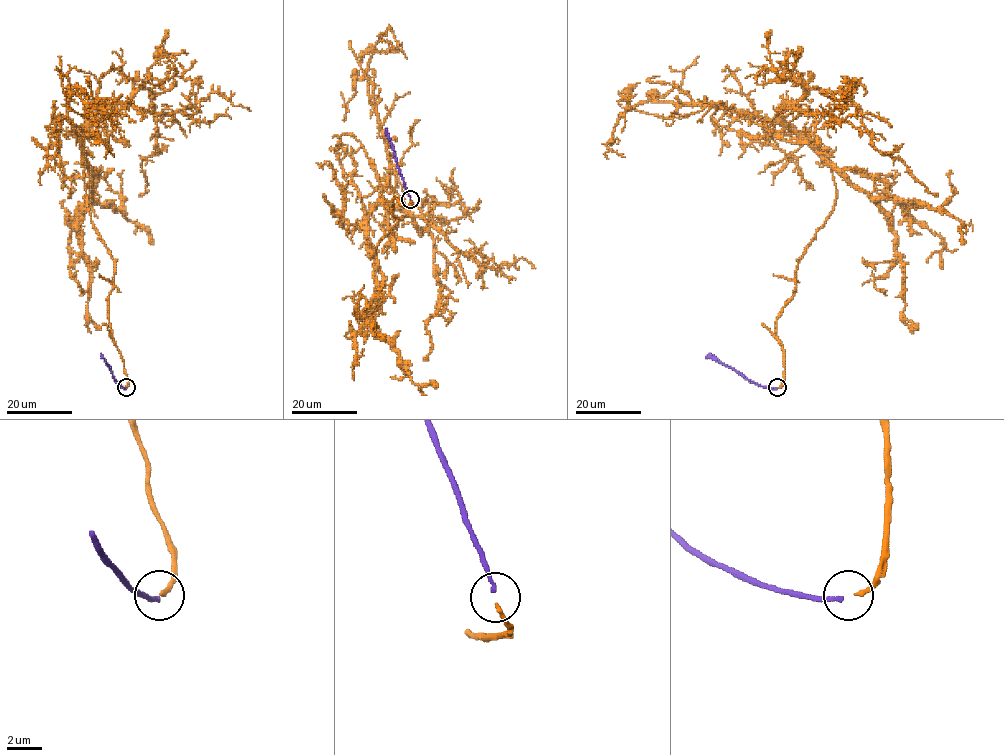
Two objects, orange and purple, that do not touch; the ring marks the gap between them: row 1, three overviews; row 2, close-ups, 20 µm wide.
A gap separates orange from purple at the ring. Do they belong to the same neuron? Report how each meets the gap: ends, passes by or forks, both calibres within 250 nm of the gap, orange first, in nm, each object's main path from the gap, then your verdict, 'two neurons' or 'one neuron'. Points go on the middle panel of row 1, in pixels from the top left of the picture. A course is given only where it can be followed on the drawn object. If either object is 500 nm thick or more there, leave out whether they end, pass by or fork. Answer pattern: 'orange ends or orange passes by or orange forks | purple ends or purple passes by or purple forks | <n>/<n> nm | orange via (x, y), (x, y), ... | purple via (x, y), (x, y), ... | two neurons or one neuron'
orange ends | purple ends | 200/240 nm | orange via (410, 200), (393, 200), (399, 220), (367, 255), (378, 205), (401, 208), (433, 239), (441, 294), (423, 361) | purple via (410, 198), (385, 128) | one neuron

